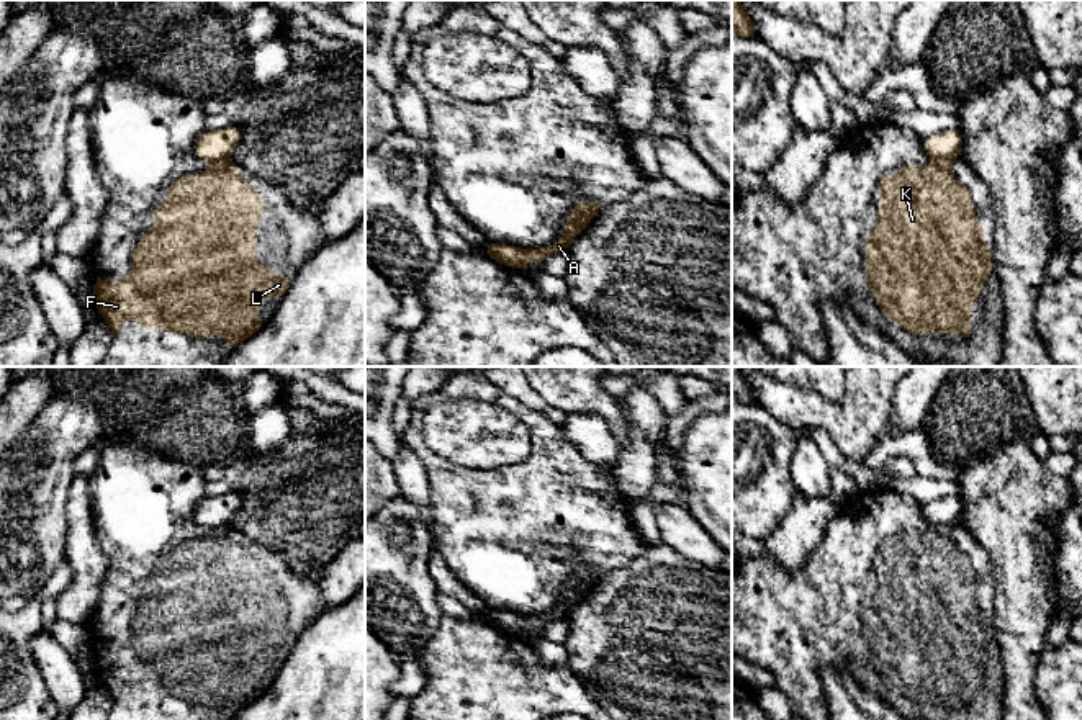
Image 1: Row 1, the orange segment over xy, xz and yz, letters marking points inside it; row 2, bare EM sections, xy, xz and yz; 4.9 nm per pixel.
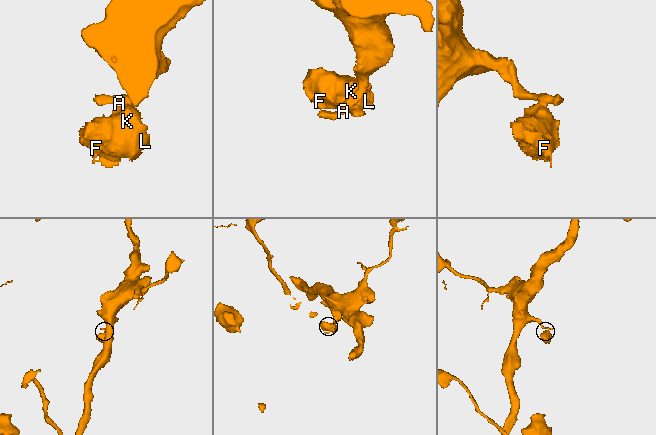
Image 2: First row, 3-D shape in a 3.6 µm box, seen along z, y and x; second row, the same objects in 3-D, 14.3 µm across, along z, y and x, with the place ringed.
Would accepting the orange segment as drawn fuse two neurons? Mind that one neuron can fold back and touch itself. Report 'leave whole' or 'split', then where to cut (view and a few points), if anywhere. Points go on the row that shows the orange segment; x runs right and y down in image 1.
split; cut yz (933, 156), (950, 161)

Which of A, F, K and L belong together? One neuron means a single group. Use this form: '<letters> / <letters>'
A / F K L

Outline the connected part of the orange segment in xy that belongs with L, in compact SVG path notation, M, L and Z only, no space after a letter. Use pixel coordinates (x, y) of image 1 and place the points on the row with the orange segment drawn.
M224 157L211 160L211 167L201 175L180 175L177 182L170 182L169 200L152 209L152 231L141 234L133 249L133 270L123 280L92 280L95 309L110 326L111 337L119 335L119 327L128 319L138 319L149 332L164 327L174 337L187 332L193 339L210 339L216 332L236 350L265 326L267 321L257 317L257 303L272 295L282 301L295 277L285 273L273 280L277 268L257 263L257 223L264 216L264 196L237 169L237 164Z

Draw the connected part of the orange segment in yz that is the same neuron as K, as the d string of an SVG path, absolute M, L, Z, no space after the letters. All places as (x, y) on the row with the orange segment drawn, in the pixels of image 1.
M933 157L928 169L912 164L879 178L879 219L866 236L866 285L894 326L917 332L920 339L926 332L971 337L971 309L992 270L992 247L984 245L982 223L971 208L971 190L951 178L949 159Z

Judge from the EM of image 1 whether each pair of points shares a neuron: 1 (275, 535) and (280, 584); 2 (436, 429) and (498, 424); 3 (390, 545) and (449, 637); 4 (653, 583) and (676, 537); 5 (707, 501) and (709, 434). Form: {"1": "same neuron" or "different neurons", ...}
{"1": "different neurons", "2": "same neuron", "3": "different neurons", "4": "different neurons", "5": "same neuron"}

